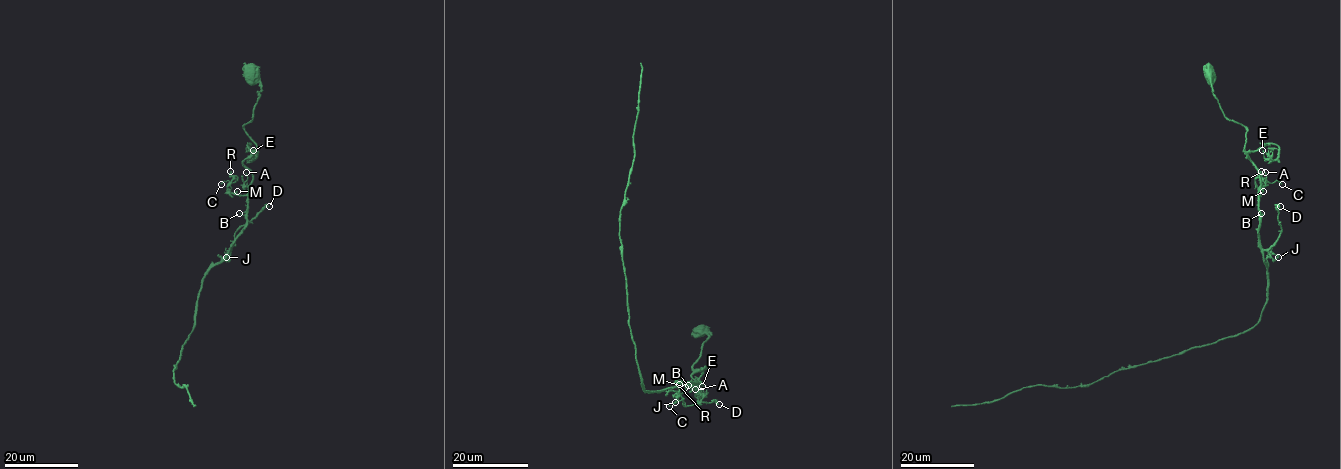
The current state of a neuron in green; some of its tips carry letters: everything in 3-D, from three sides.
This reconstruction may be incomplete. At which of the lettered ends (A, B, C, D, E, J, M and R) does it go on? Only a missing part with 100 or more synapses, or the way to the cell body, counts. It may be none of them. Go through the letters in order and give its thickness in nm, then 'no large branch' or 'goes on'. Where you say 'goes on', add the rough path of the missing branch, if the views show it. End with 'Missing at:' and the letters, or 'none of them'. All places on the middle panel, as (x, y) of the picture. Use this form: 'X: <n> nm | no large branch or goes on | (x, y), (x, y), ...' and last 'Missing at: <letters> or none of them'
A: 120 nm | no large branch
B: 150 nm | no large branch
C: 130 nm | no large branch
D: 380 nm | no large branch
E: 170 nm | no large branch
J: 190 nm | no large branch
M: 190 nm | no large branch
R: 160 nm | no large branch
Missing at: none of them

